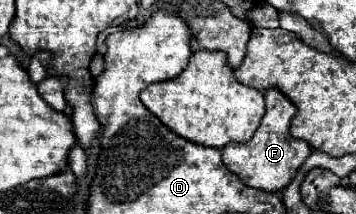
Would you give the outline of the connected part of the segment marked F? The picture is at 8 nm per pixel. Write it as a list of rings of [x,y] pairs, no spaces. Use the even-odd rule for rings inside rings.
[[[276,88],[266,90],[264,98],[266,98],[266,112],[262,116],[262,122],[254,138],[248,144],[232,144],[232,146],[226,144],[226,148],[222,150],[222,162],[238,178],[246,180],[250,188],[258,188],[264,192],[280,192],[292,182],[292,178],[296,176],[296,170],[310,156],[312,150],[304,140],[296,140],[288,134],[290,120],[296,114],[296,106]]]

